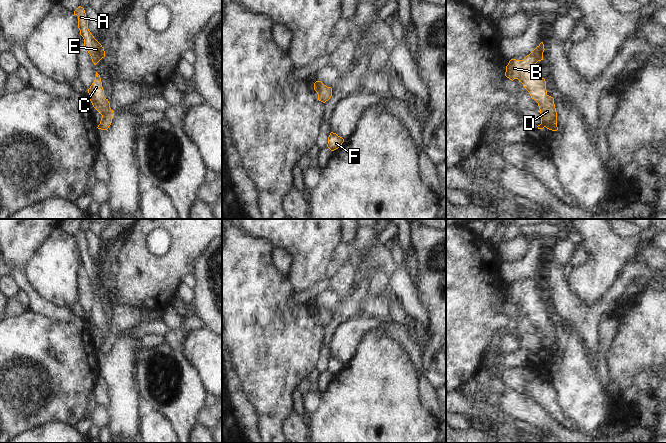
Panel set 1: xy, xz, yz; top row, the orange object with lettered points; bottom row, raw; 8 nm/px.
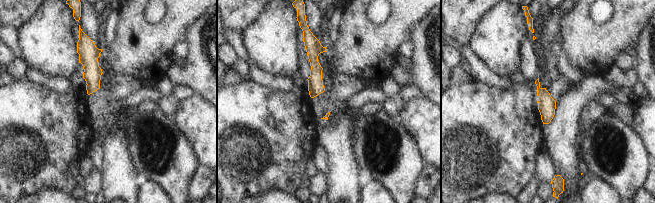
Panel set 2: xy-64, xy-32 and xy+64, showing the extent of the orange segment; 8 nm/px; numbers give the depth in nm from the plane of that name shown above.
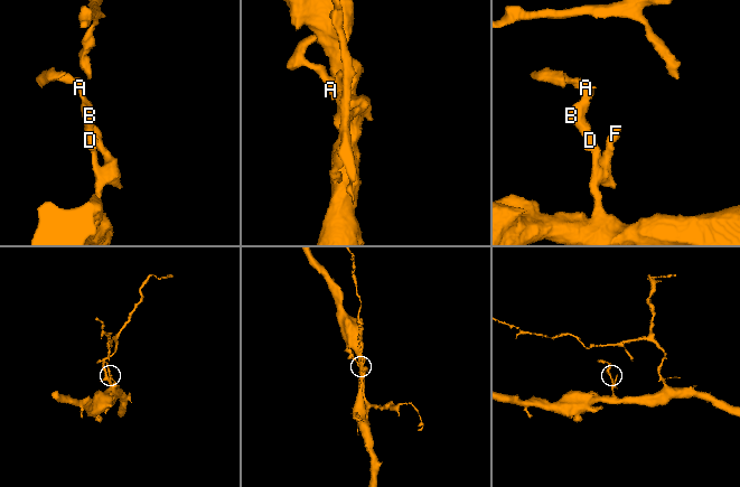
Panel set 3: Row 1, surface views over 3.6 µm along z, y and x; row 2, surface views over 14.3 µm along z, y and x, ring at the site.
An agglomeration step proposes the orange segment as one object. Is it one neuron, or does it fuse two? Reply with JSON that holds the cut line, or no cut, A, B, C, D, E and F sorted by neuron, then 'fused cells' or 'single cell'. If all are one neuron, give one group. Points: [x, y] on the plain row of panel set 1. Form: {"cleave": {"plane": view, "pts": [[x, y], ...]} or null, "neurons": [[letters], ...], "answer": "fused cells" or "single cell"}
{"cleave": null, "neurons": [["A", "B", "C", "D", "E", "F"]], "answer": "single cell"}

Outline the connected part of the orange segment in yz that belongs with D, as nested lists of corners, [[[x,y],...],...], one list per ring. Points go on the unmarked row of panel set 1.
[[[541,266],[523,284],[511,283],[506,290],[505,300],[510,304],[518,303],[529,316],[539,330],[541,348],[538,353],[546,351],[549,354],[557,355],[557,336],[554,322],[547,318],[546,305],[536,293],[536,287],[543,284],[544,268]]]

